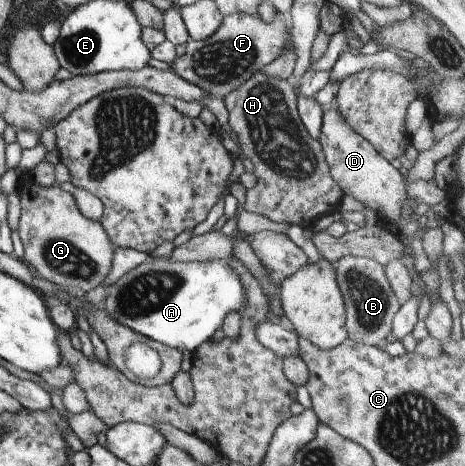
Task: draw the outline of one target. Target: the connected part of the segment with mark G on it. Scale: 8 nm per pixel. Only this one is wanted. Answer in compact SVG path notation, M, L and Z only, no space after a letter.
M25 175L22 180L18 179L16 193L19 195L17 232L23 247L22 260L30 263L40 278L68 293L76 293L76 289L87 292L102 283L110 269L115 247L98 222L80 215L73 195L59 187L42 187L34 182L30 175Z

